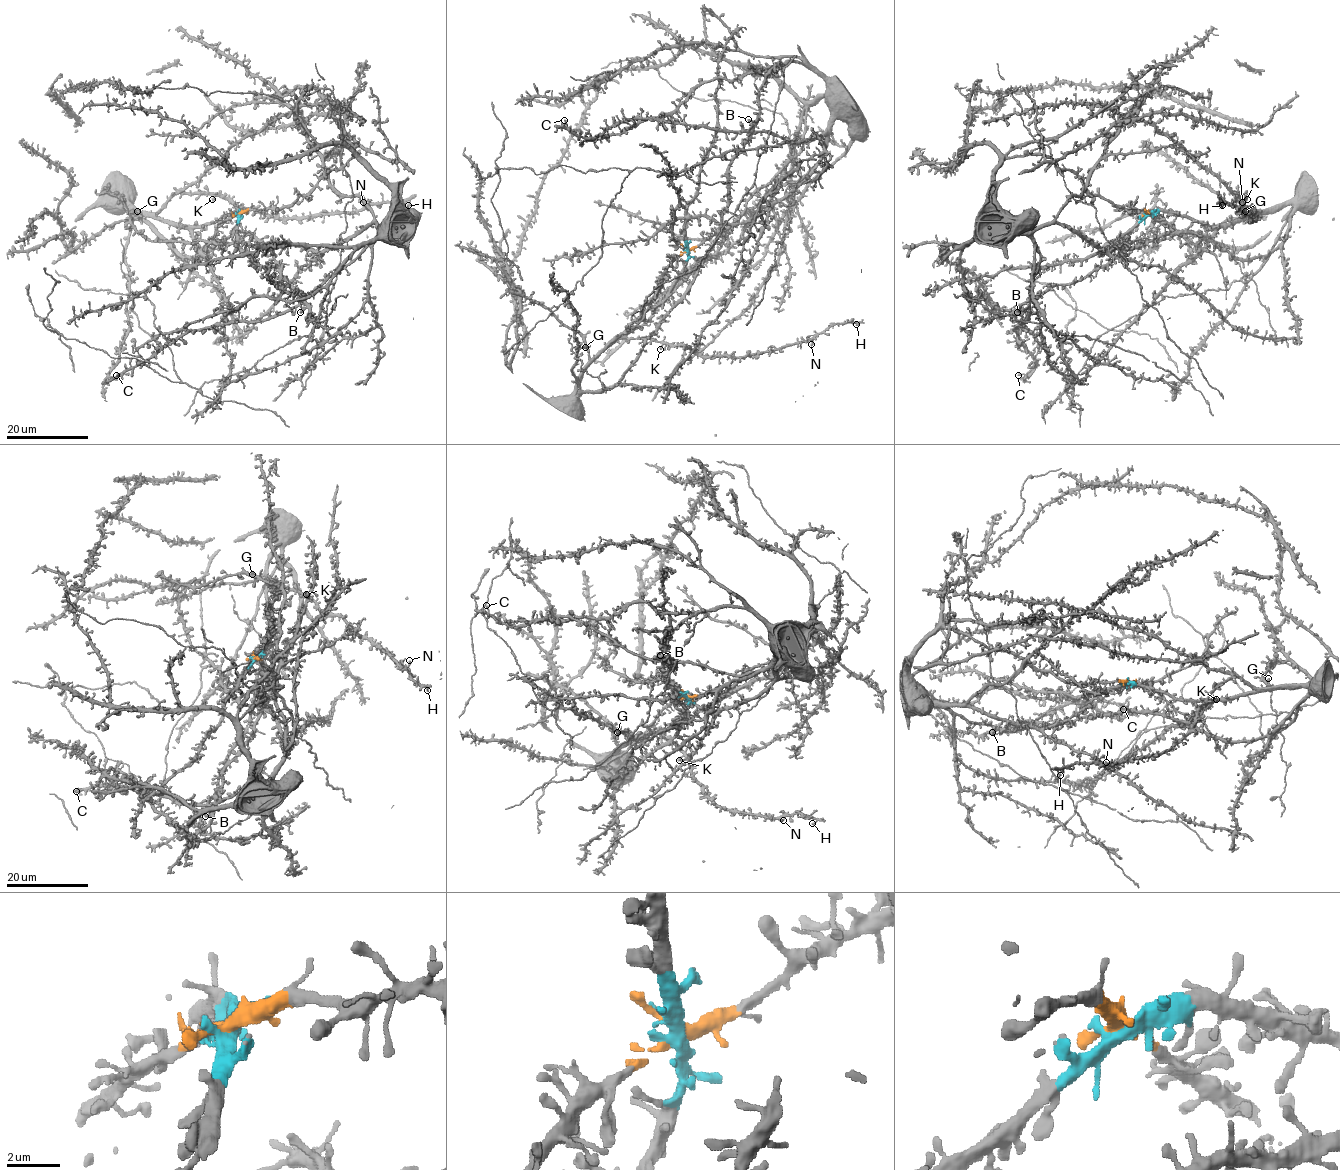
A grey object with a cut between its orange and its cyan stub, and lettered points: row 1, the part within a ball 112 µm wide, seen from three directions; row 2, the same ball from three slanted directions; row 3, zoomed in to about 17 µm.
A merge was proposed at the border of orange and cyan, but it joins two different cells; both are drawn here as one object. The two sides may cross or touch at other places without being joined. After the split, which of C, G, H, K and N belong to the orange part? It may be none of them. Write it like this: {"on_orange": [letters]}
{"on_orange": ["C"]}

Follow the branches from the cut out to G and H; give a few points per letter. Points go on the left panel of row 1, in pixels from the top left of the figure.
G: (239, 215), (237, 211), (231, 212), (216, 221), (183, 226), (139, 216), (137, 211)
H: (239, 215), (194, 226), (170, 225), (157, 213), (175, 194), (207, 193), (282, 218), (408, 199), (408, 205)

